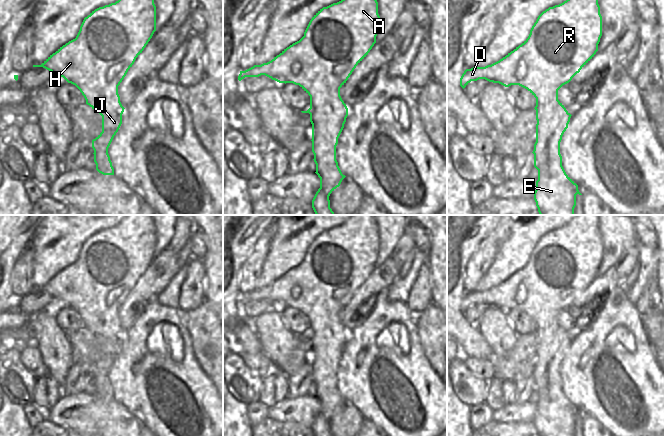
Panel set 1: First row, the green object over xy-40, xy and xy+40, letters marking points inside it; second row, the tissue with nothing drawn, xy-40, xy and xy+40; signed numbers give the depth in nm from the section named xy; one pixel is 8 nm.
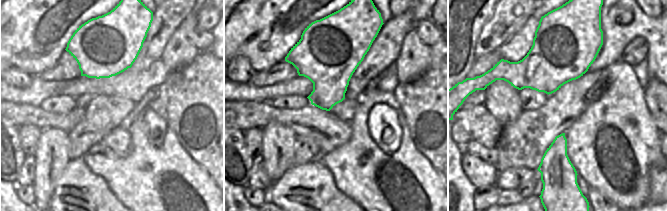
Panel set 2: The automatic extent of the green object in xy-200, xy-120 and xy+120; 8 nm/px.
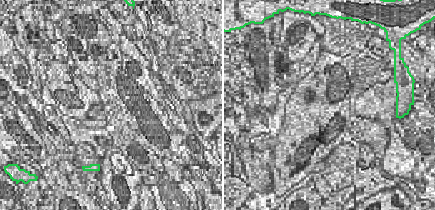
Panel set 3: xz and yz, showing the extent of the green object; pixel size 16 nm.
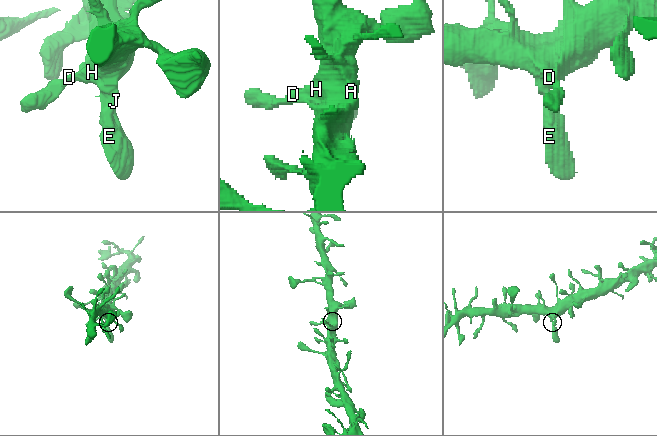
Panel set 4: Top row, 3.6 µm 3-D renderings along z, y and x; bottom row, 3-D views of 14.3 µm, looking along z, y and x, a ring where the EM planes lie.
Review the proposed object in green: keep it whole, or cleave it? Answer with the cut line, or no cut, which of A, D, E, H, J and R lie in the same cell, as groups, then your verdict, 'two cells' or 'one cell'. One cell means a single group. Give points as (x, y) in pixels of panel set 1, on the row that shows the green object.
no cut | A D E H J R | one cell

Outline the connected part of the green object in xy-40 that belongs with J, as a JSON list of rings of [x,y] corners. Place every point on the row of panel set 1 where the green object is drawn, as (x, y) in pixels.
[[[118,0],[115,3],[99,7],[92,11],[87,17],[84,18],[80,30],[75,39],[69,41],[62,47],[60,47],[55,53],[50,55],[41,65],[33,65],[33,67],[43,67],[51,71],[57,77],[63,77],[68,83],[75,85],[86,100],[86,104],[89,105],[94,111],[99,113],[102,116],[102,132],[92,140],[92,148],[94,150],[94,162],[96,164],[96,170],[103,175],[114,175],[114,168],[108,154],[108,148],[118,132],[122,124],[122,114],[124,112],[124,107],[120,102],[120,96],[118,94],[118,86],[126,76],[128,70],[134,64],[136,58],[142,53],[150,39],[152,38],[154,32],[156,31],[156,6],[154,0]]]

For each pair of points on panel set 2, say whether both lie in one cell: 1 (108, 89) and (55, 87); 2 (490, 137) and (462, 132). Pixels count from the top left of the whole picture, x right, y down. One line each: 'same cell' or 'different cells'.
1: different cells
2: different cells

